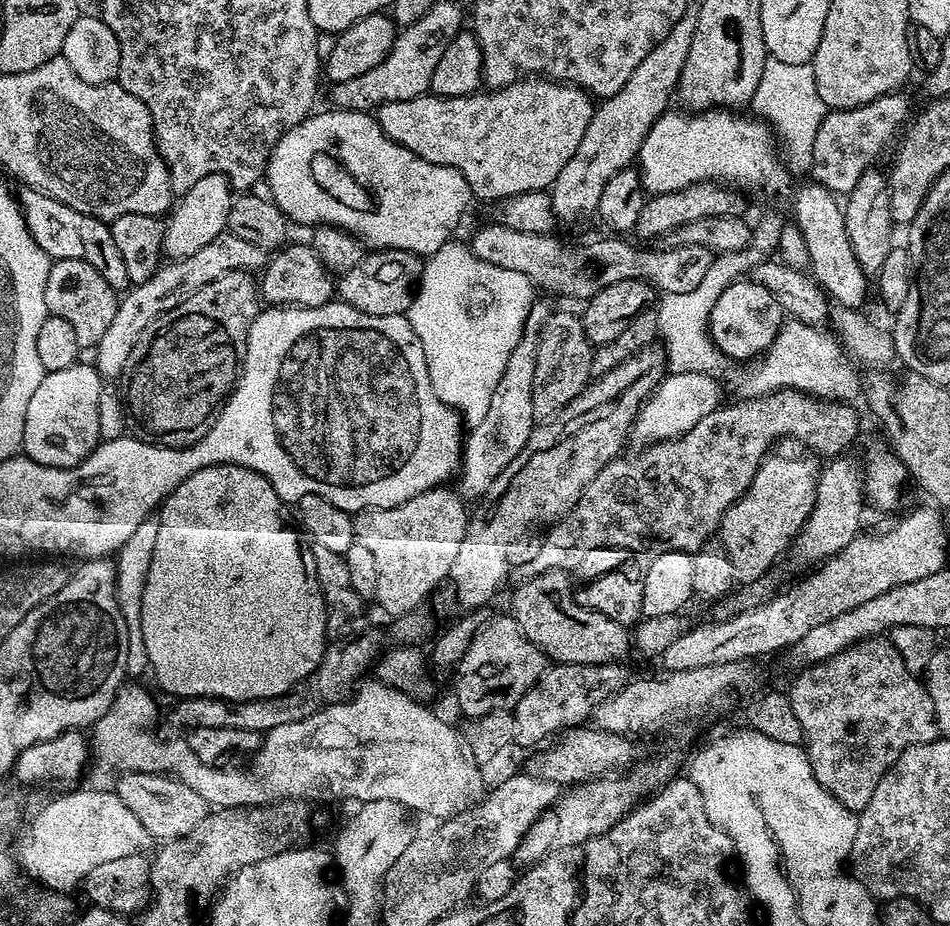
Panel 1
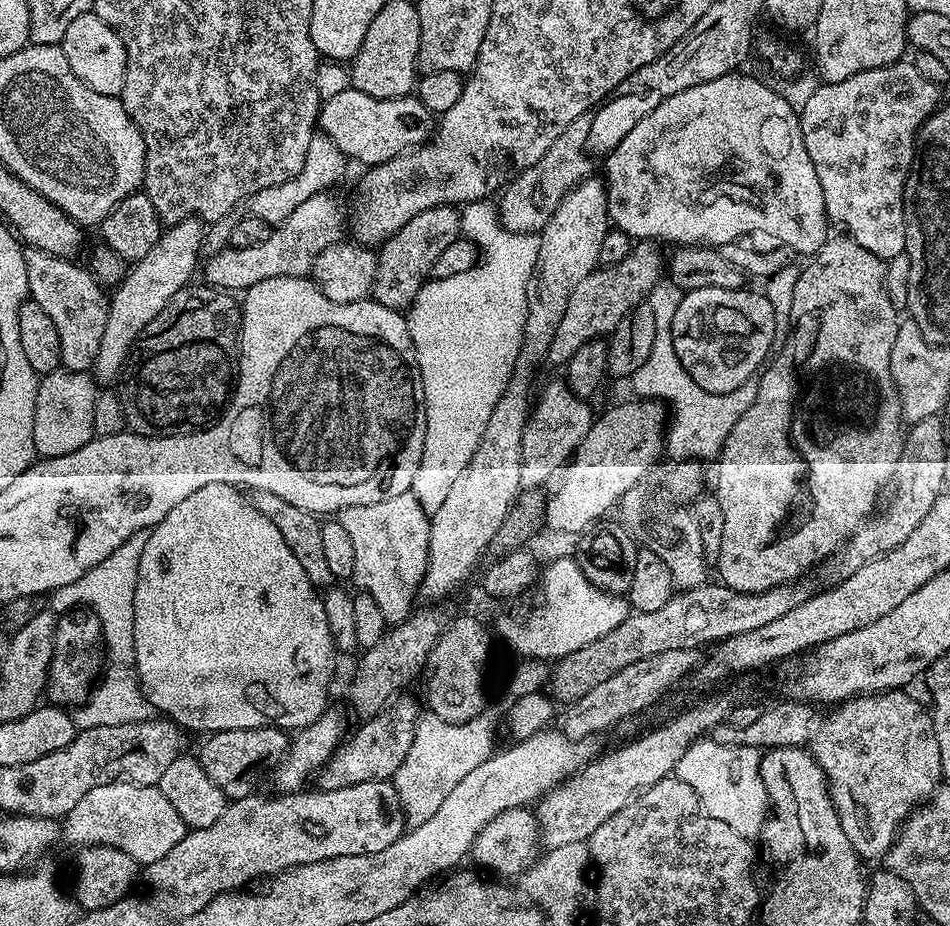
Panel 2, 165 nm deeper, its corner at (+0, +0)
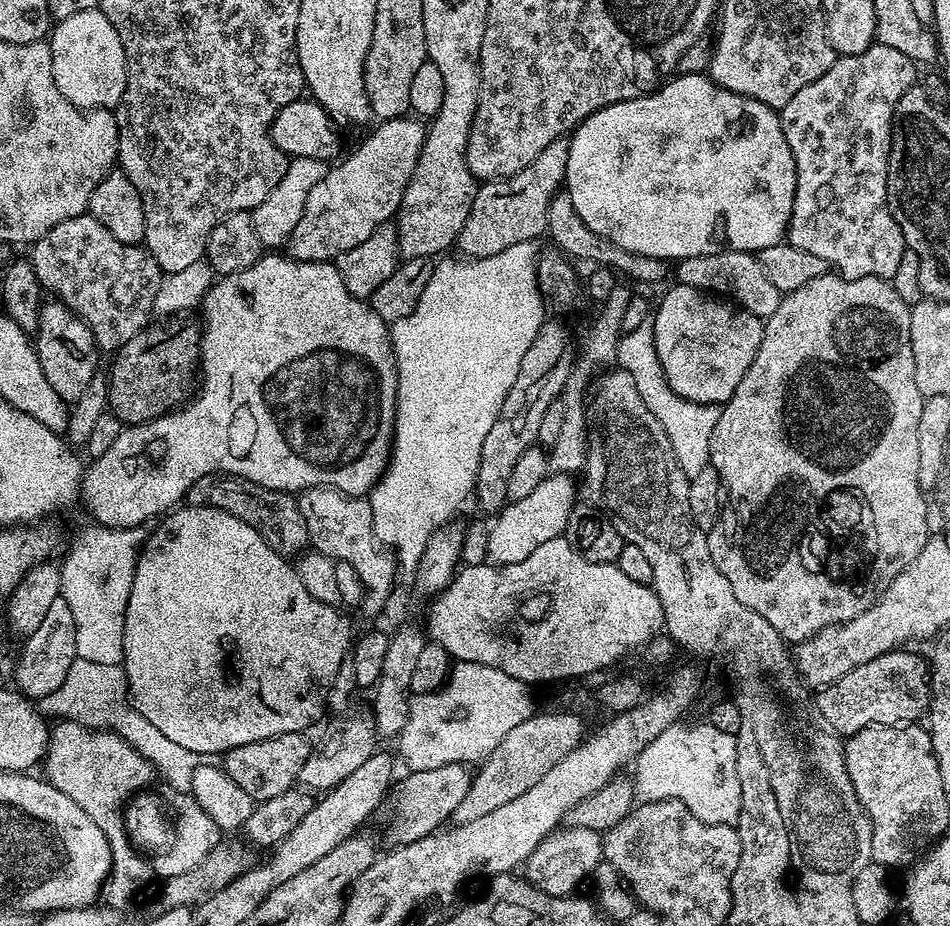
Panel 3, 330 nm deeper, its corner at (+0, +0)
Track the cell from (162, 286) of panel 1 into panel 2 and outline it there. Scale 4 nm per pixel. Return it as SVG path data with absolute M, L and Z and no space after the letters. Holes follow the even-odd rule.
M325 190L307 198L306 202L302 202L292 214L269 231L266 242L245 248L227 246L207 257L202 264L203 283L229 294L240 294L258 282L266 282L266 278L307 277L314 258L326 250L326 246L341 243L346 236L345 209L340 209L339 202L331 194L331 191Z

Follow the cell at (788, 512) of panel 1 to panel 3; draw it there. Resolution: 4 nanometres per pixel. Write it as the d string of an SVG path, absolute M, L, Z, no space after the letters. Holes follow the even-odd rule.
M825 274L814 278L813 281L806 282L806 286L798 286L798 290L781 295L778 310L774 310L774 314L764 320L762 346L758 346L758 354L754 354L754 362L750 362L750 370L746 370L742 382L738 382L738 390L734 390L728 403L720 408L718 426L714 426L714 434L710 438L710 463L715 466L720 475L722 503L718 522L714 522L714 530L707 533L710 558L714 558L714 566L718 566L718 570L722 570L722 578L726 578L726 582L730 582L730 587L734 590L734 598L738 598L738 602L742 602L742 606L754 610L754 614L762 614L762 618L766 618L766 622L770 622L770 626L774 626L774 630L778 630L780 637L789 645L801 644L803 640L808 640L819 631L835 624L847 624L851 619L869 610L890 586L890 582L894 582L894 578L898 578L898 574L902 574L902 570L906 570L906 566L910 566L910 562L914 562L914 558L918 558L922 546L926 546L928 541L930 535L928 504L924 501L926 492L920 487L918 478L918 421L922 419L922 406L926 397L918 390L918 378L914 378L914 350L910 346L911 313L910 305L902 302L902 298L898 298L891 283L877 276L848 280L839 274Z

